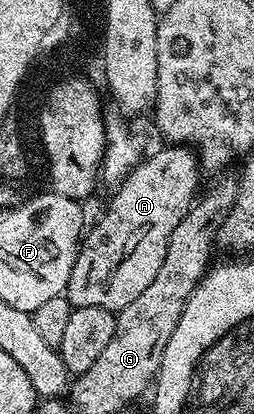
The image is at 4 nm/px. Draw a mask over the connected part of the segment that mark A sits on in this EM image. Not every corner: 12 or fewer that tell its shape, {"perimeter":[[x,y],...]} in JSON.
{"perimeter":[[164,144],[83,235],[73,308],[122,311],[158,276],[202,177]]}

